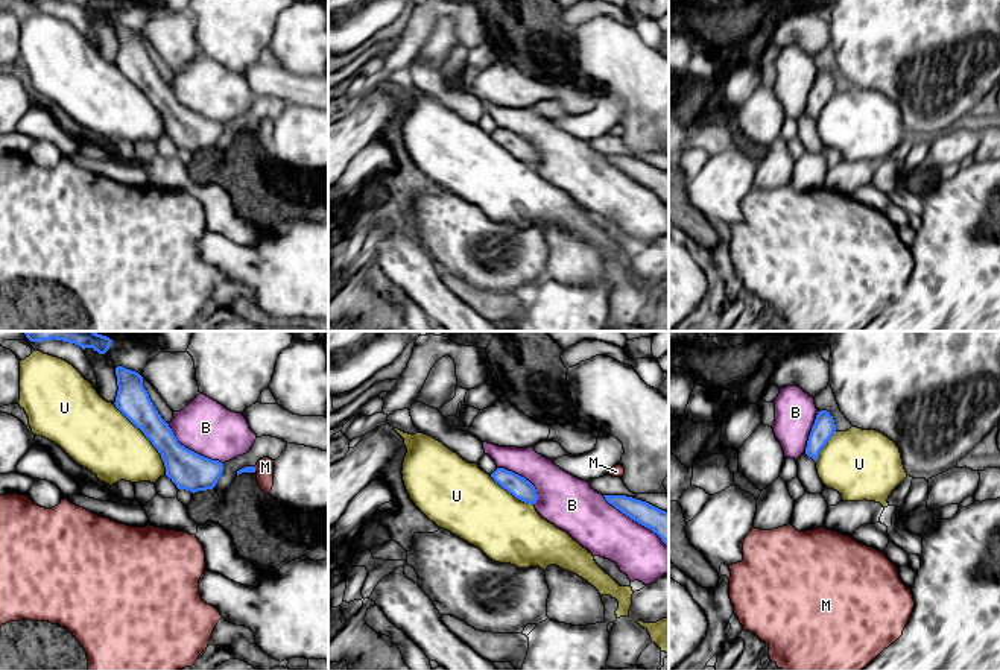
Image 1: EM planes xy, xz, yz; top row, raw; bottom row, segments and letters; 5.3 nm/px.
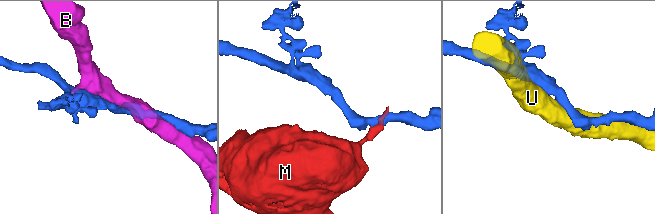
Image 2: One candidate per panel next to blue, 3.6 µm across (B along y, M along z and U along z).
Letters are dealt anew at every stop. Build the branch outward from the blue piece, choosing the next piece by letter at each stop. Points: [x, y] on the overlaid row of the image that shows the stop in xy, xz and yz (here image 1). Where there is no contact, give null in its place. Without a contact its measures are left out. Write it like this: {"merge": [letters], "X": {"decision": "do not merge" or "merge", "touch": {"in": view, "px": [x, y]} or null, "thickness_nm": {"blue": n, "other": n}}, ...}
{"merge": [], "B": {"decision": "do not merge", "touch": {"in": "xz", "px": [636, 520]}, "thickness_nm": {"blue": 150, "other": 280}}, "M": {"decision": "do not merge", "touch": {"in": "xy", "px": [254, 470]}, "thickness_nm": {"blue": 30, "other": 100}}, "U": {"decision": "do not merge", "touch": {"in": "xy", "px": [146, 436]}, "thickness_nm": {"blue": 190, "other": 360}}}

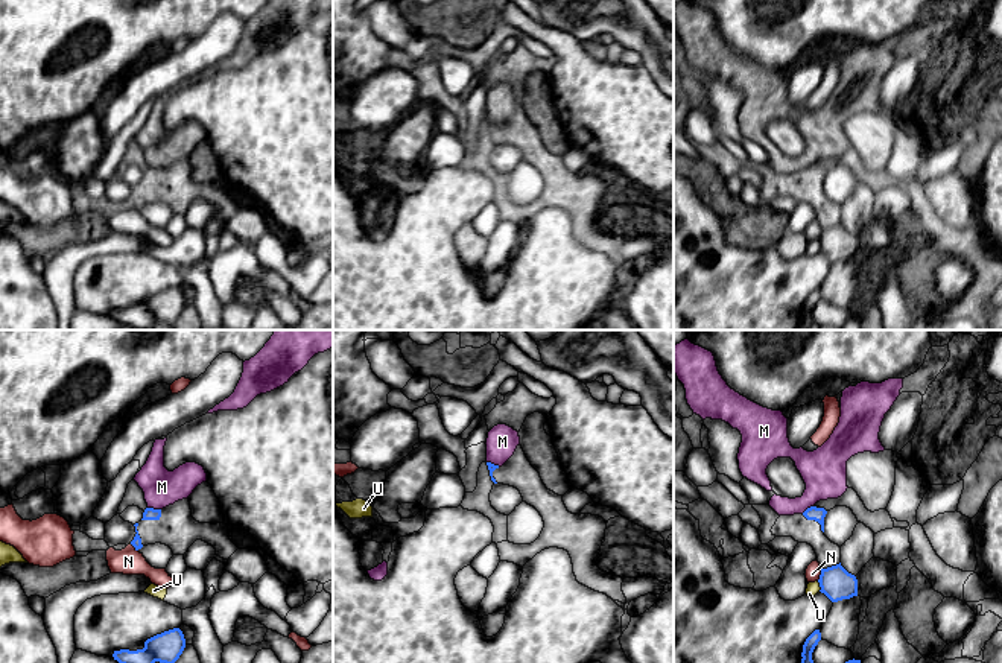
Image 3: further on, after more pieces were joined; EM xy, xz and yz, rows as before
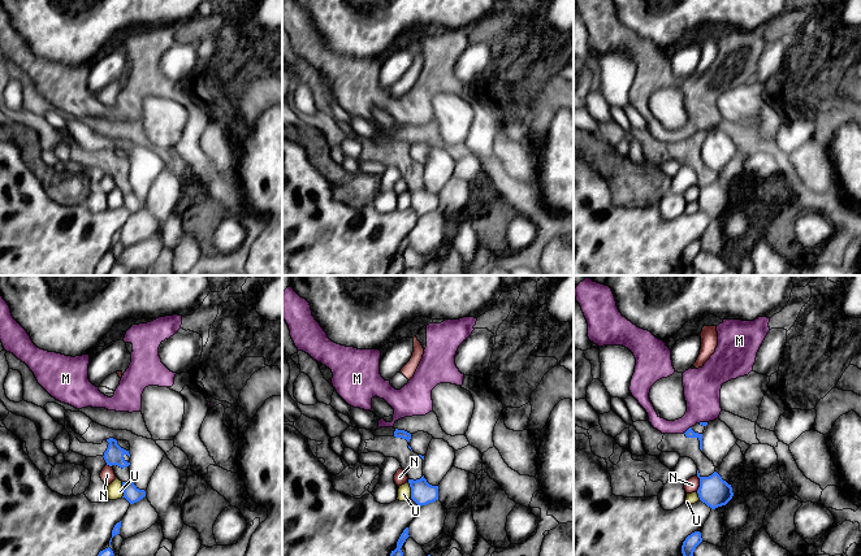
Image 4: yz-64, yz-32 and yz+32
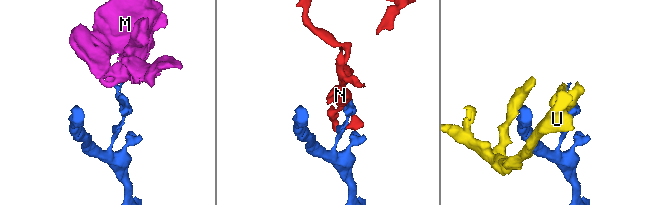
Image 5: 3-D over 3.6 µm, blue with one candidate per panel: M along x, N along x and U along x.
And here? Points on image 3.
{"merge": [], "M": {"decision": "do not merge", "touch": {"in": "xy", "px": [152, 508]}, "thickness_nm": {"blue": 60, "other": 190}}, "N": {"decision": "do not merge", "touch": {"in": "yz", "px": [820, 575]}, "thickness_nm": {"blue": 170, "other": 80}}, "U": {"decision": "do not merge", "touch": {"in": "yz", "px": [820, 586]}, "thickness_nm": {"blue": 170, "other": 70}}}

